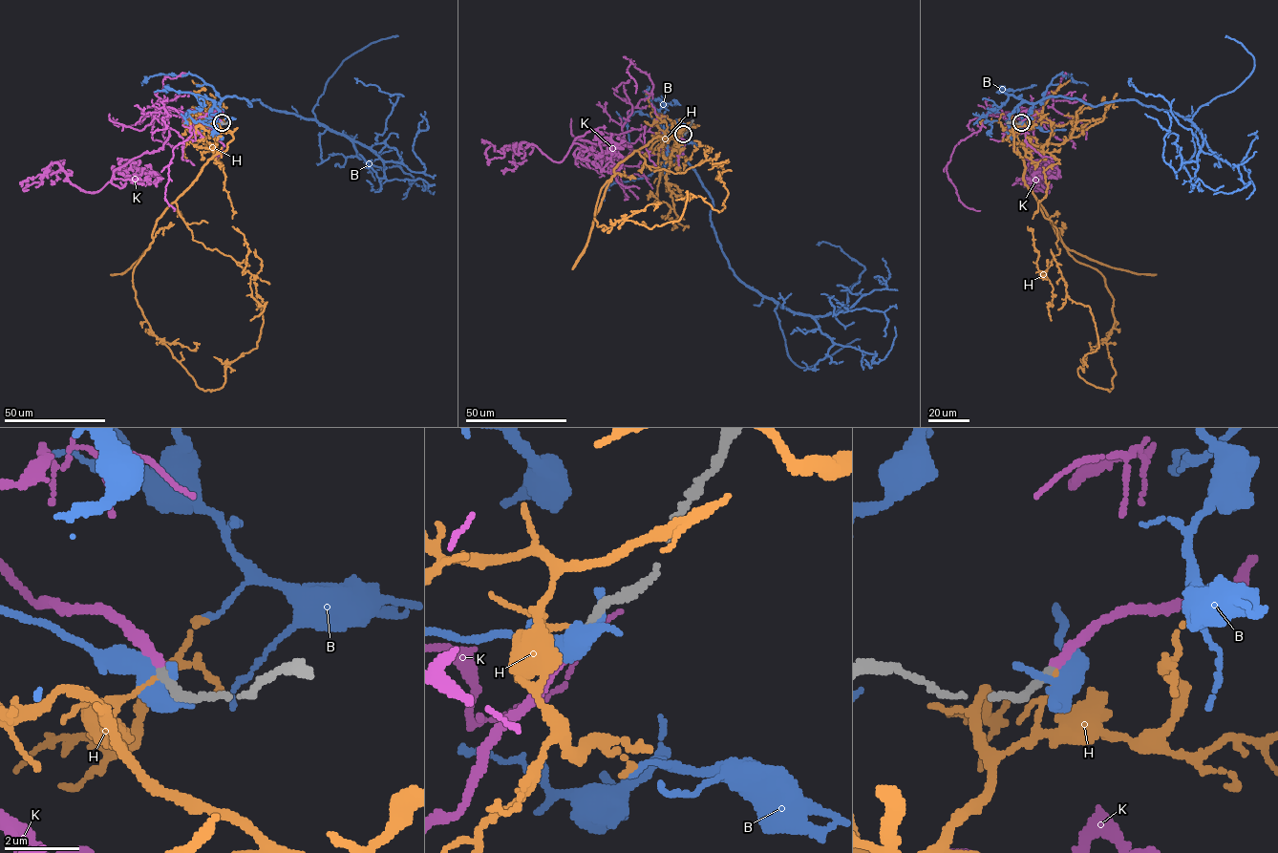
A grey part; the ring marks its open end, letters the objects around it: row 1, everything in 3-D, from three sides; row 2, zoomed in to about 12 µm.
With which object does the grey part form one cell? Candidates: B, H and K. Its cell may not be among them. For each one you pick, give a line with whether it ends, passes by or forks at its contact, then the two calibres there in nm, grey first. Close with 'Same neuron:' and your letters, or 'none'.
K: it ends; calibres 240 and 280 nm
Same neuron: K

